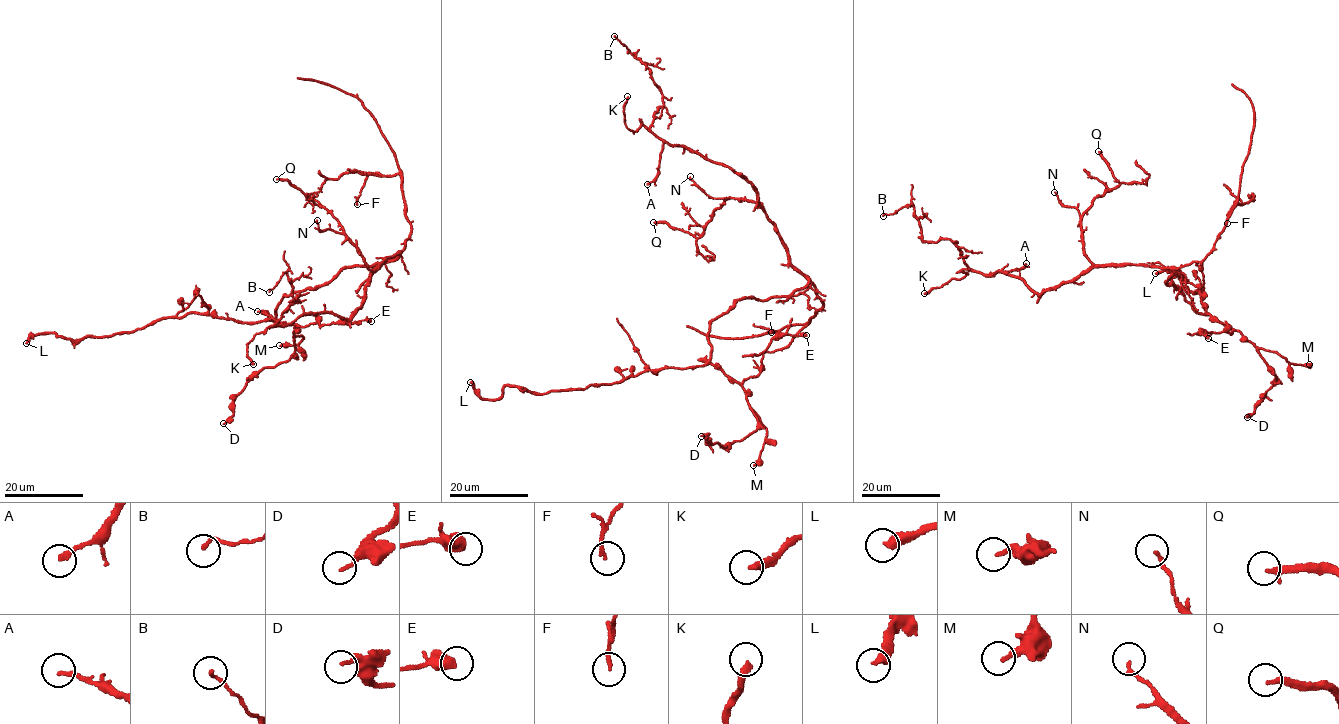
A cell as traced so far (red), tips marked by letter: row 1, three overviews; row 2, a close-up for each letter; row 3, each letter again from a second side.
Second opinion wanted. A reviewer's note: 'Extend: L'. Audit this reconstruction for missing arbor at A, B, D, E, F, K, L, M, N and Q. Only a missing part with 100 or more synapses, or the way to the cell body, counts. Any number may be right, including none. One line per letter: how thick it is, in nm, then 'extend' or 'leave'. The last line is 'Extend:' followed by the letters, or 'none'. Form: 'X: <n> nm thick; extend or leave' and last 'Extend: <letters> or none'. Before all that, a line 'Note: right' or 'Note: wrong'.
Note: right
A: 200 nm thick; leave
B: 140 nm thick; leave
D: 160 nm thick; leave
E: 550 nm thick; leave
F: 170 nm thick; leave
K: 320 nm thick; leave
L: 360 nm thick; extend
M: 200 nm thick; leave
N: 150 nm thick; leave
Q: 260 nm thick; leave
Extend: L

